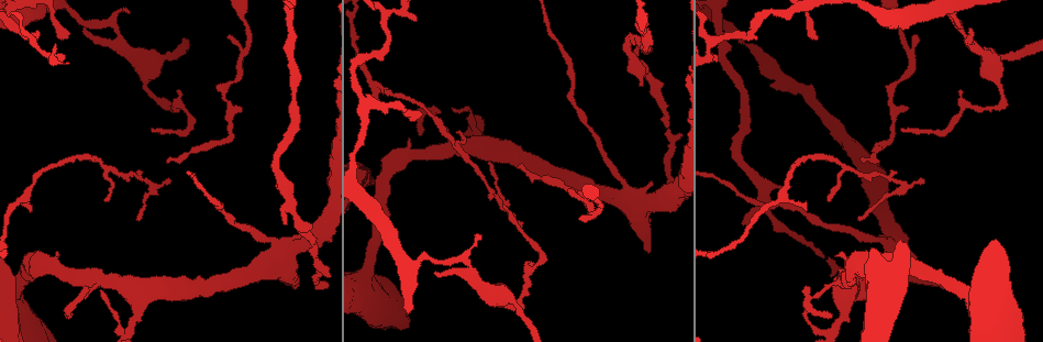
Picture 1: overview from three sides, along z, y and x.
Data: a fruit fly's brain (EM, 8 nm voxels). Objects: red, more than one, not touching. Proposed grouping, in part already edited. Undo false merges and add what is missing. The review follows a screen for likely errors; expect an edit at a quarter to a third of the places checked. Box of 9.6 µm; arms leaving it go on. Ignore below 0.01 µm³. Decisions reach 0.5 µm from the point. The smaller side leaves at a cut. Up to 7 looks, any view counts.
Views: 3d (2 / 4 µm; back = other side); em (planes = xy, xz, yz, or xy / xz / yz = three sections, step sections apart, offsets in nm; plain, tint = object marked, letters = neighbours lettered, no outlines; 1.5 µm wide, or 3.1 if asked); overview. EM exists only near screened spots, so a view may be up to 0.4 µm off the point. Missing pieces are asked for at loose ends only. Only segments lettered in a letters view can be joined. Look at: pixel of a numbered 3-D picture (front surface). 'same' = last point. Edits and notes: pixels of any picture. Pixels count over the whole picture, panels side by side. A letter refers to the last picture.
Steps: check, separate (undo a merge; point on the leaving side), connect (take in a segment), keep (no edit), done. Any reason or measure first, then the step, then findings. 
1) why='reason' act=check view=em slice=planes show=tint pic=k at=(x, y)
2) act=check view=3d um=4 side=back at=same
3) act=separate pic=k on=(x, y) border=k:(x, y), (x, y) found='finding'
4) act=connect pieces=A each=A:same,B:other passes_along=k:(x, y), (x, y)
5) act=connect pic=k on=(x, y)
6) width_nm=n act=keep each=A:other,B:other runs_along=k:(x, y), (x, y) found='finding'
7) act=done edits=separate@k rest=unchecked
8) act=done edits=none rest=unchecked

why='branch stops here' act=check view=em slice=yz step=8 show=letters pic=1 at=(63, 39)

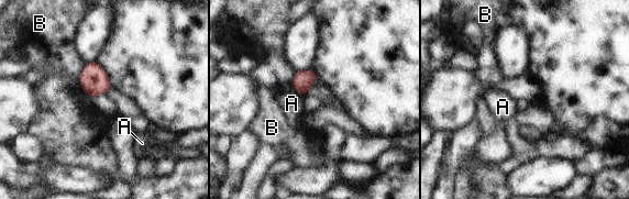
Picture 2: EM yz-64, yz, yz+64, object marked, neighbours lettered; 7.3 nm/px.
act=check view=em slice=planes show=letters at=same

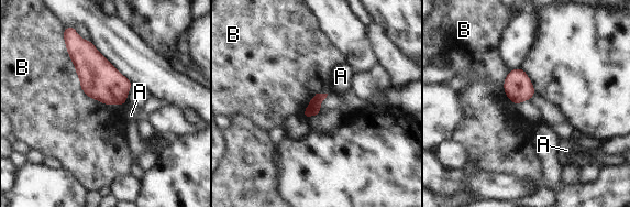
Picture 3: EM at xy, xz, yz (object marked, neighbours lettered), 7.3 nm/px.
longest_contact=B:600nm act=keep each=A:other,B:other border=3:(64, 42), (81, 90), (118, 105) found='no lettered segment goes on from it'

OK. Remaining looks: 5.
why='thin end' act=check view=3d um=2 pic=1 at=(63, 57)

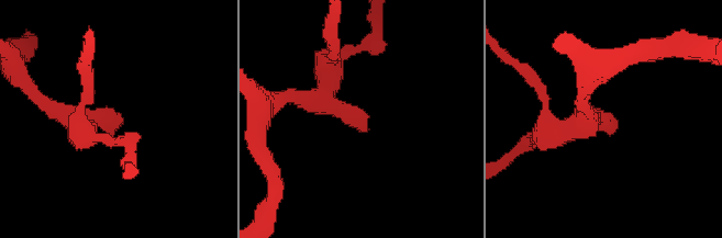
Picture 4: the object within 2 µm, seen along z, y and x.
act=check view=em slice=xy step=4 show=plain pic=4 at=(617, 124)

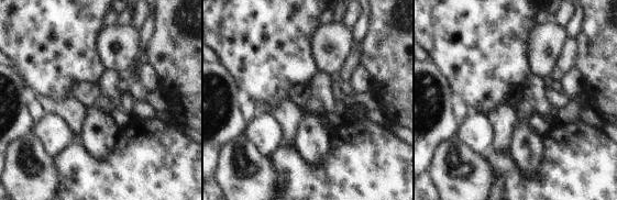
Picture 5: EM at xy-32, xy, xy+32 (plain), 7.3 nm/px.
why='what lies round it' act=check view=em slice=xy step=4 show=letters at=same

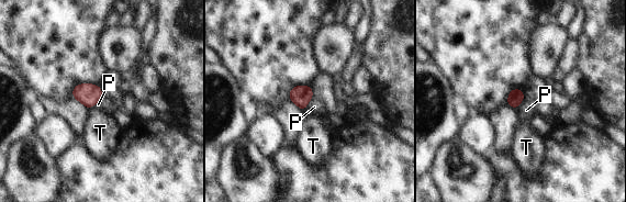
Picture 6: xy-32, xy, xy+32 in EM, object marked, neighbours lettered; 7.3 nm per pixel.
act=keep each=P:other,T:other border=6:(313, 98), (305, 109) found='none of them fits'

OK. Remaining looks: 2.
why='arms part here' act=check view=em slice=planes show=letters pic=1 at=(471, 274)

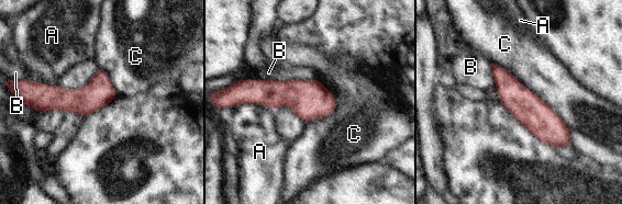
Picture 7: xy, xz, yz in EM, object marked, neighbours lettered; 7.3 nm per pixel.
width_nm=220 act=keep each=A:other,B:other,C:other border=7:(491, 63), (504, 67), (570, 129) found='all the same neuron'

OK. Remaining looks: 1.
act=done edits=none rest=unchecked

